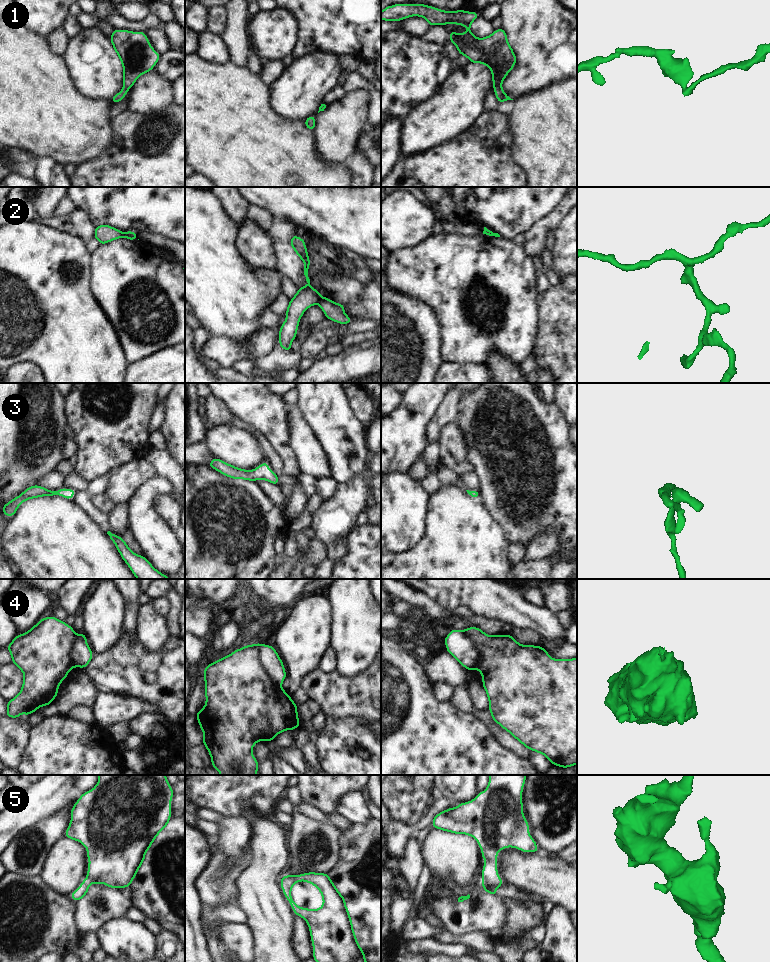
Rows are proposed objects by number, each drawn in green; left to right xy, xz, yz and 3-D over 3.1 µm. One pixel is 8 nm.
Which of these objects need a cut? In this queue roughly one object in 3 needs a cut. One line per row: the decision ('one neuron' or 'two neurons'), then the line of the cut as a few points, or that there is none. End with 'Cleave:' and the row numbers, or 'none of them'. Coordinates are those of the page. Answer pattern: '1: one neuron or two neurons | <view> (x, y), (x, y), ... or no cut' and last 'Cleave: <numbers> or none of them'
1: one neuron | no cut
2: two neurons | xz (321, 297), (317, 303)
3: one neuron | no cut
4: two neurons | xz (254, 644), (257, 650), (259, 665), (274, 682), (280, 685)
5: two neurons | yz (482, 878), (496, 887)
Cleave: 2, 4, 5

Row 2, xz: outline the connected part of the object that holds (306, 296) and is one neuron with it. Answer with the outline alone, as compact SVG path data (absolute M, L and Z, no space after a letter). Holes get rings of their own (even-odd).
M294 234L290 241L290 245L305 263L303 273L308 285L298 289L297 294L290 300L287 307L286 320L281 325L278 339L280 346L286 351L291 351L291 342L296 337L299 321L305 310L312 305L318 304L321 299L320 293L310 285L310 279L308 277L310 259L308 257L304 239L301 239Z

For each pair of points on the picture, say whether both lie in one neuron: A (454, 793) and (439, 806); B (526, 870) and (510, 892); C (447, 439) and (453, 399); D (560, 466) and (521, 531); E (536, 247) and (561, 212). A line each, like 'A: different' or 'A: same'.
A: different
B: different
C: different
D: same
E: same

